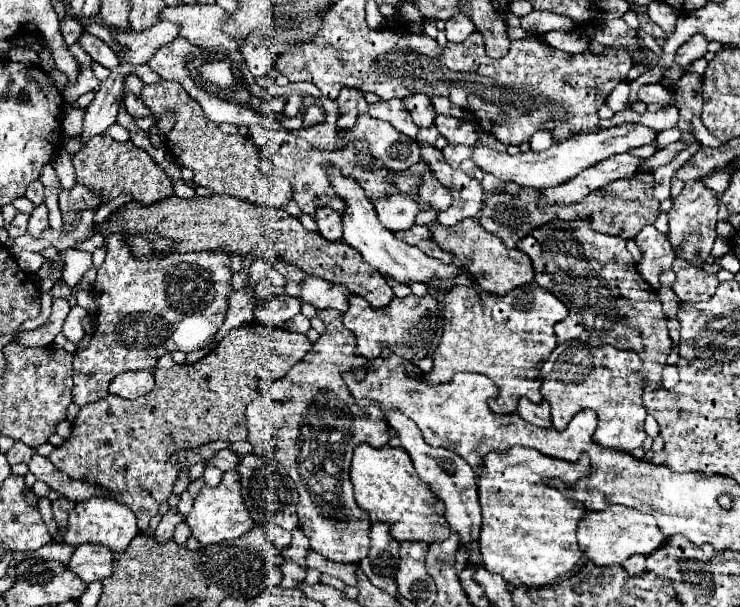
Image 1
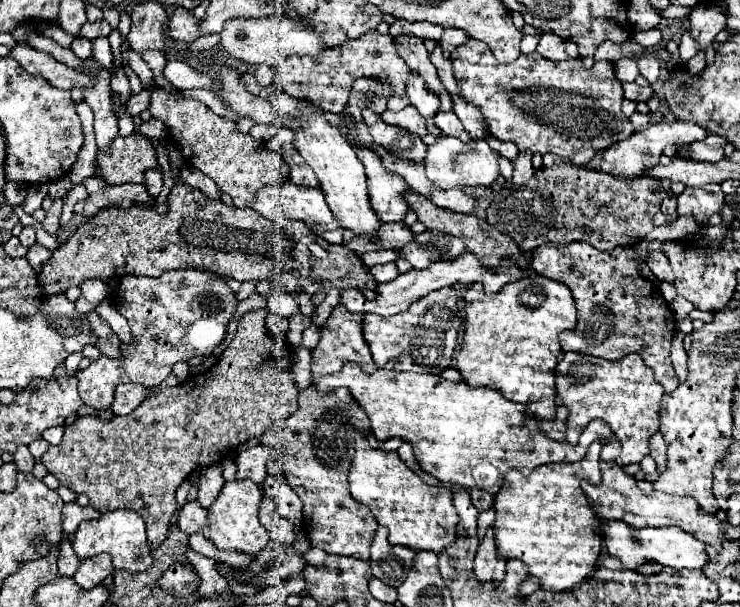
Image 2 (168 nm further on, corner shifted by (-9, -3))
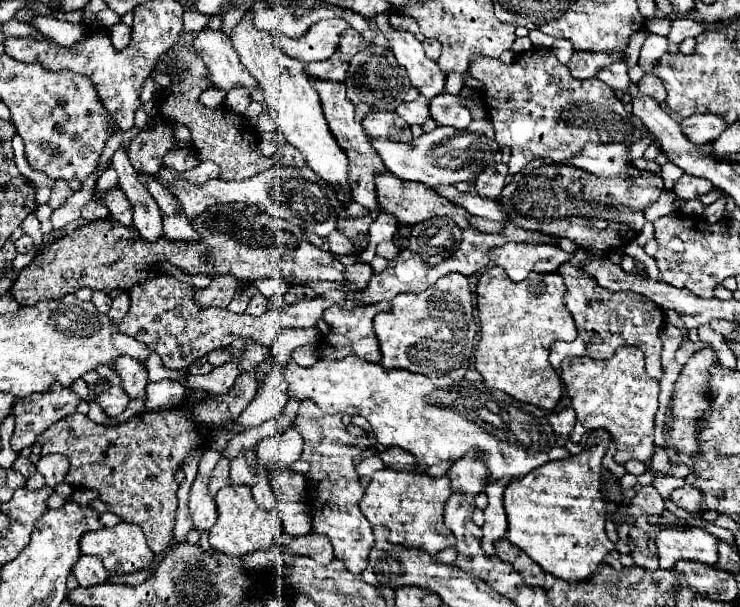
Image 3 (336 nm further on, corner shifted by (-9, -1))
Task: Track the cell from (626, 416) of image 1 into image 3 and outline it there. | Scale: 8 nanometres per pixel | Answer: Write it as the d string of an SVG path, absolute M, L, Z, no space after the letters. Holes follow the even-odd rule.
M624 346L610 360L566 358L560 366L560 378L576 412L576 426L570 434L574 444L592 430L604 428L616 442L618 464L628 460L646 462L654 452L654 416L658 412L658 380L650 378L644 368L644 354L634 346Z

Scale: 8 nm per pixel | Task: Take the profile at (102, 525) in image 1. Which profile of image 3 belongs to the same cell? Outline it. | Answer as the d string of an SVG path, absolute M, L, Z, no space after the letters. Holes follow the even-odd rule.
M120 522L118 526L112 526L112 528L100 528L100 530L94 530L94 532L86 532L80 538L80 552L100 556L102 562L104 562L104 568L110 574L138 572L138 570L148 568L154 560L154 552L148 548L142 528L136 526L136 524L128 524L128 522Z

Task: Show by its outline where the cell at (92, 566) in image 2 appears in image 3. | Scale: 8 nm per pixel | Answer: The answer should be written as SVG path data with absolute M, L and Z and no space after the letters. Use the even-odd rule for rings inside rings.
M80 556L80 560L72 568L72 574L76 576L78 584L84 588L102 584L110 576L108 570L102 566L102 558L94 558L94 556Z

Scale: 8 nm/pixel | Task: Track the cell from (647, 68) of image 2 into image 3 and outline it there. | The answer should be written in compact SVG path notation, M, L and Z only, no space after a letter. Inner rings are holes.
M644 74L644 78L638 84L638 90L642 94L652 96L656 102L664 102L666 100L666 90L662 86L662 80L656 74Z

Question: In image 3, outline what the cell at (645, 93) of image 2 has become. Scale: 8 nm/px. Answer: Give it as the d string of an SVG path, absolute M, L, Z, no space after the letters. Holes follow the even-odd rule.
M616 62L616 64L608 66L608 68L602 68L598 72L598 78L602 82L606 82L608 86L612 86L614 90L620 90L620 92L628 92L630 86L632 86L626 62Z

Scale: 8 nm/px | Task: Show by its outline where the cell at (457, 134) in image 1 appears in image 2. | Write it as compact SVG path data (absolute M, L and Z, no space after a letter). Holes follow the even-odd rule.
M438 110L436 116L434 116L434 124L442 130L442 134L446 136L454 136L454 138L460 138L462 142L468 142L470 136L468 132L464 130L462 122L458 120L458 116L454 112L444 112L444 110Z

